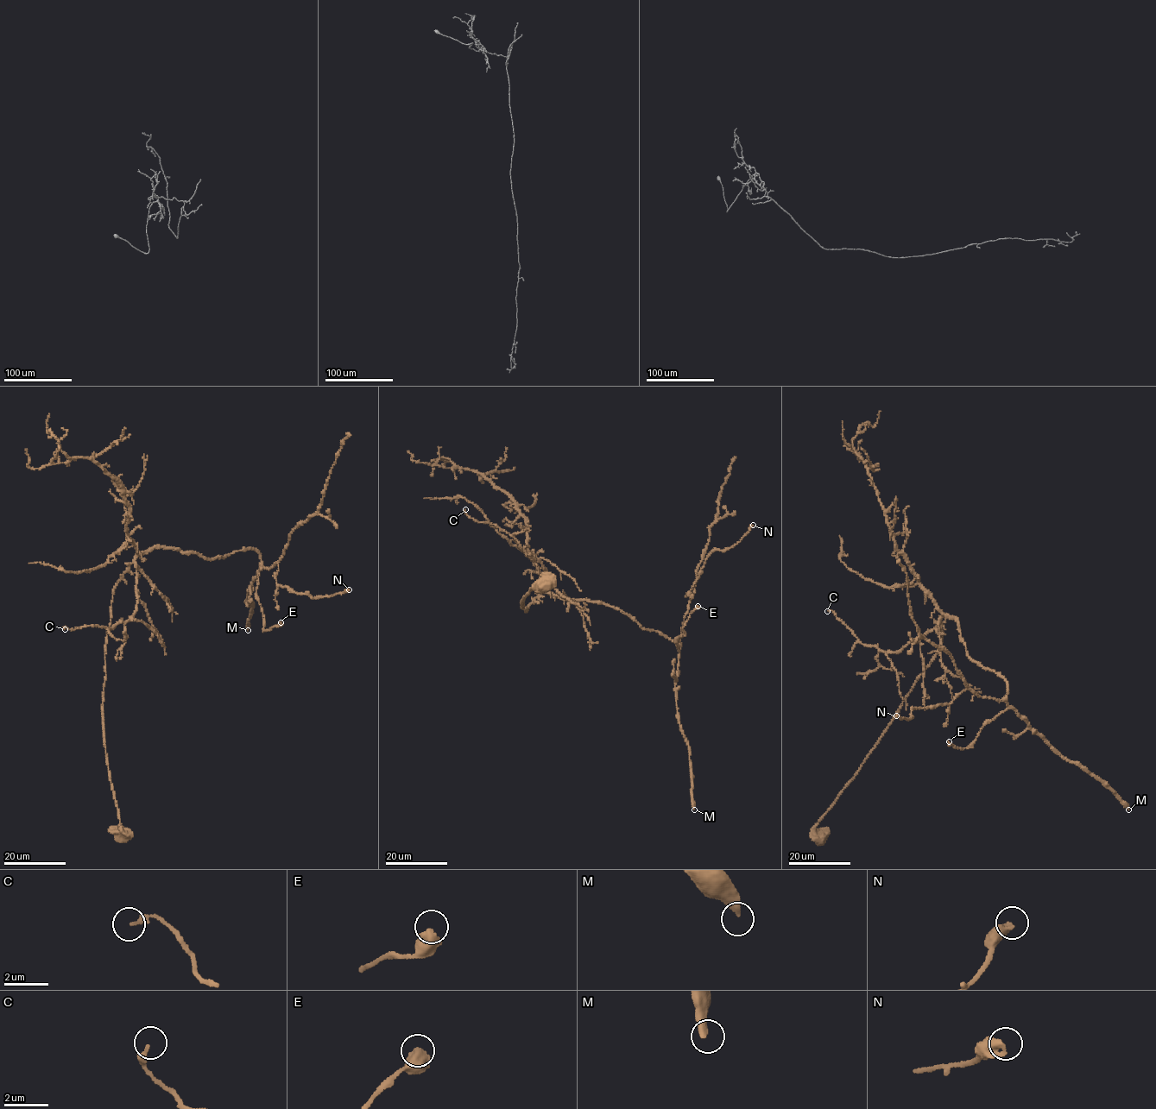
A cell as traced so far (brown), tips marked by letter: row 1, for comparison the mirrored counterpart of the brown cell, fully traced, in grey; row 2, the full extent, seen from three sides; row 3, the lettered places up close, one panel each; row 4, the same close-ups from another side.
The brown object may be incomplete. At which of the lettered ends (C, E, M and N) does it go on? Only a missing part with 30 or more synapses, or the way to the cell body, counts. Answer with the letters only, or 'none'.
M

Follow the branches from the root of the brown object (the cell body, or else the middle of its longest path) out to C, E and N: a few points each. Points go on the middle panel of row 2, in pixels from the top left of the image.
C: (546, 583), (543, 574), (521, 602), (525, 611), (546, 591), (546, 570), (509, 534), (476, 521), (465, 509)
E: (546, 583), (543, 574), (525, 611), (544, 591), (603, 602), (679, 652), (698, 606)
N: (546, 583), (543, 574), (525, 611), (544, 591), (603, 602), (679, 644), (705, 560), (753, 525)

